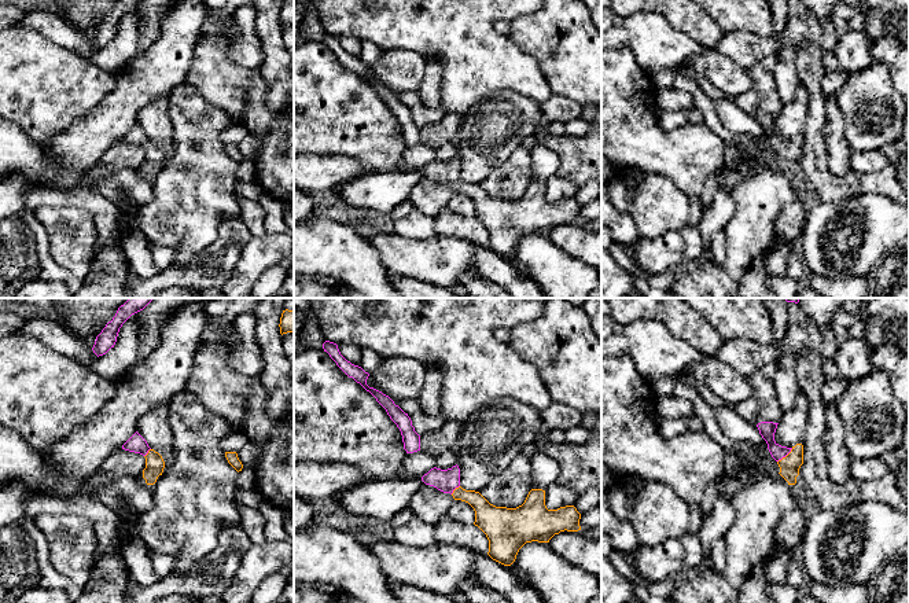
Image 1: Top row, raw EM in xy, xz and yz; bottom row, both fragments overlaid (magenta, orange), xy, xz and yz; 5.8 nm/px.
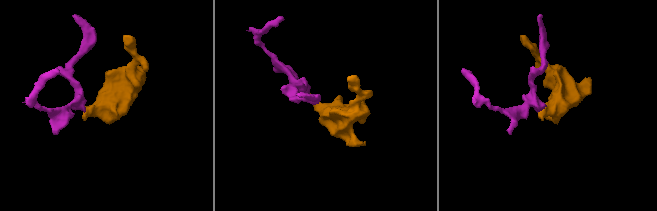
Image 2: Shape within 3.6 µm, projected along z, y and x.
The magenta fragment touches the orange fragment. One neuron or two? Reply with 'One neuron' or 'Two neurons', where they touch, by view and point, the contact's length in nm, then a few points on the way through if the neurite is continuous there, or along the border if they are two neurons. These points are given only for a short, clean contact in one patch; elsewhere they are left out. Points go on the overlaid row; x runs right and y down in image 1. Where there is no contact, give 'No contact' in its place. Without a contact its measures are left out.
One neuron. Touches magenta at yz (784, 456). Shared border 130 nm. Path across: yz (766, 429), (771, 442), (784, 456), (790, 466)

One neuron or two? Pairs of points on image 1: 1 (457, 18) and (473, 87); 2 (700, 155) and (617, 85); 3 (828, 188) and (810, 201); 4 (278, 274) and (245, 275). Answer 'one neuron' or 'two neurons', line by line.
1: one neuron
2: one neuron
3: two neurons
4: two neurons

